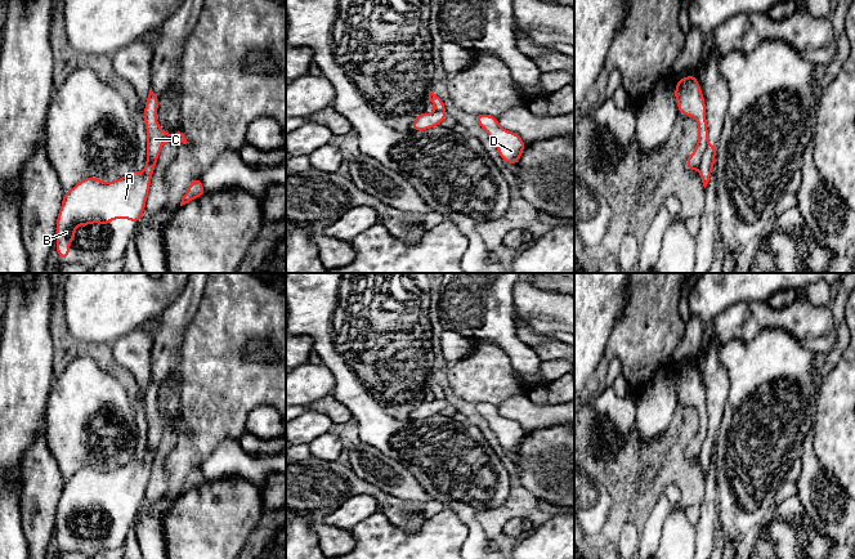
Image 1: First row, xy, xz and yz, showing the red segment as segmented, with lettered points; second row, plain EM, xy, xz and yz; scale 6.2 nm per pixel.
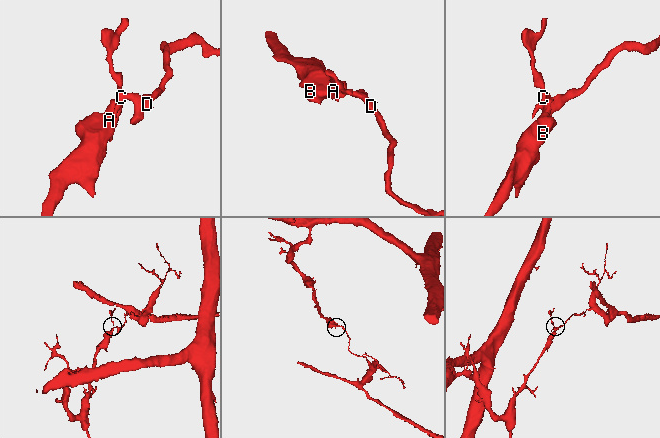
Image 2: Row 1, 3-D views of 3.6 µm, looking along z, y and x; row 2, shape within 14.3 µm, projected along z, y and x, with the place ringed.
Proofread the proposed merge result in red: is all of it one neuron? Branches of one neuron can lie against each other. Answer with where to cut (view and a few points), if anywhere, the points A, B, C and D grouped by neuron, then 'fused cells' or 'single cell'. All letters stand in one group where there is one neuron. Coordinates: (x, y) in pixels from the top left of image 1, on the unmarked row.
cut yz (707, 433), (697, 456); groups A B / C D; fused cells

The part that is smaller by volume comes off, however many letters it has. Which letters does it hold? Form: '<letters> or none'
C, D

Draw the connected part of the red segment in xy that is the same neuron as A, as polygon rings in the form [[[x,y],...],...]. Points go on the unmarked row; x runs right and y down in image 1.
[[[147,444],[144,460],[130,461],[113,470],[86,465],[64,480],[55,513],[57,542],[61,549],[68,547],[70,532],[75,529],[79,514],[109,513],[113,507],[130,507],[136,513],[146,498],[151,468],[157,448]]]

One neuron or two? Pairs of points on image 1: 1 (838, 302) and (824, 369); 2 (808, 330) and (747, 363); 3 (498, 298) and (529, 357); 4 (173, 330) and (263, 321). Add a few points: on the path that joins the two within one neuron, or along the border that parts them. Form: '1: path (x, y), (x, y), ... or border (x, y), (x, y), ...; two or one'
1: path (838, 318), (841, 347), (837, 352); one
2: border (764, 330), (787, 331), (802, 347), (814, 353); two
3: path (500, 313), (500, 327), (514, 344); one
4: border (200, 303), (183, 331), (178, 358); two

